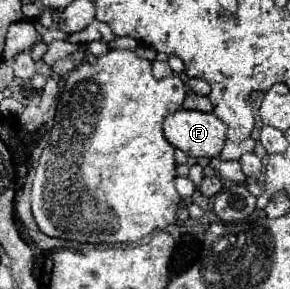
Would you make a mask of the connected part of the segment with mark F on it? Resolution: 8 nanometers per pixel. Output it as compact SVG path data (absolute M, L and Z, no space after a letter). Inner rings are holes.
M184 110L168 114L162 124L164 138L188 156L216 156L222 150L226 126L212 112Z

